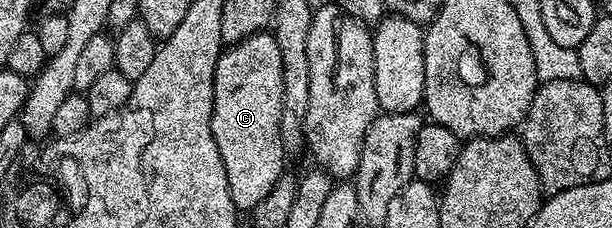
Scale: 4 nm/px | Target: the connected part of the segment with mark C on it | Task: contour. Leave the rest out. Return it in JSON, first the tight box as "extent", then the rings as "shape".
{"extent":[212,31,286,210],"shape":[[[271,31],[255,32],[253,36],[225,47],[214,70],[214,106],[212,107],[212,133],[218,142],[218,154],[226,166],[230,198],[238,210],[251,210],[270,194],[273,186],[285,175],[286,153],[282,146],[282,54]]]}

